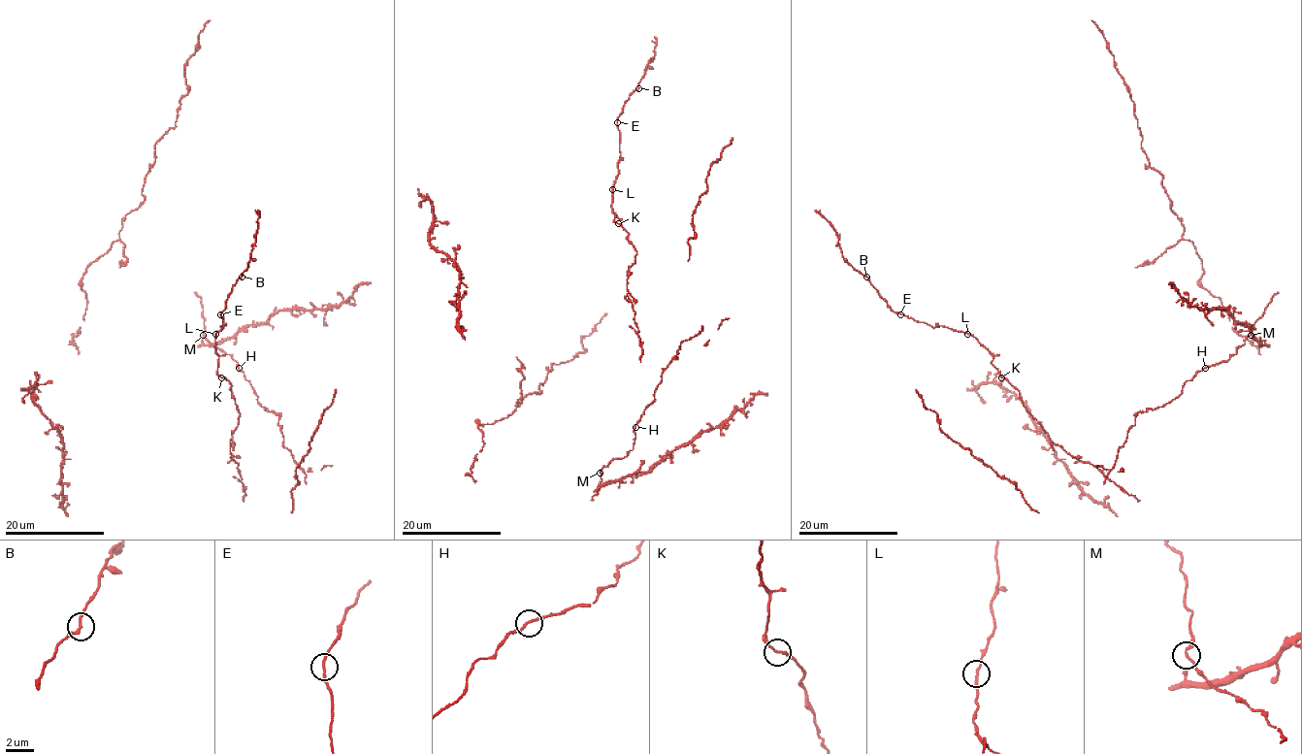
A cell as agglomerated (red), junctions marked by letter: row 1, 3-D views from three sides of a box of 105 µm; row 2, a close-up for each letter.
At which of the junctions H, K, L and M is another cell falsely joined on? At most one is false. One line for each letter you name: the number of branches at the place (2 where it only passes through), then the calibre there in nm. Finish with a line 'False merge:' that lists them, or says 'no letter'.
False merge: no letter

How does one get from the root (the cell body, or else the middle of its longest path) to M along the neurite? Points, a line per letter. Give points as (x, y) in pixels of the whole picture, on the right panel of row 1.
M: (1205, 367), (1227, 362), (1251, 335)

